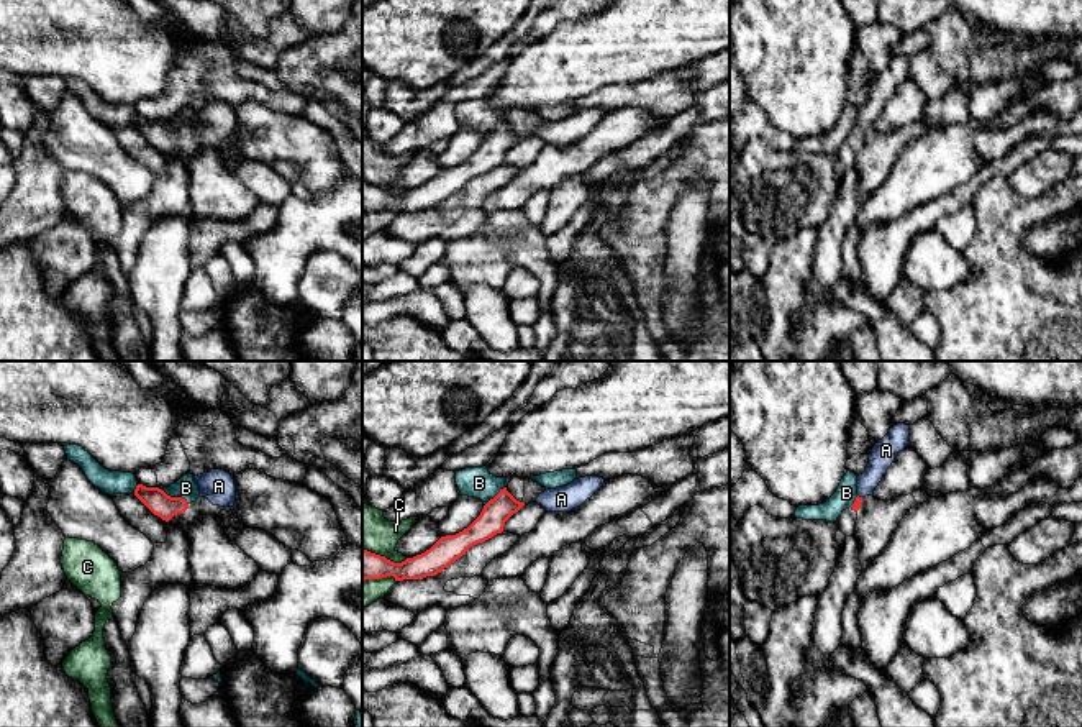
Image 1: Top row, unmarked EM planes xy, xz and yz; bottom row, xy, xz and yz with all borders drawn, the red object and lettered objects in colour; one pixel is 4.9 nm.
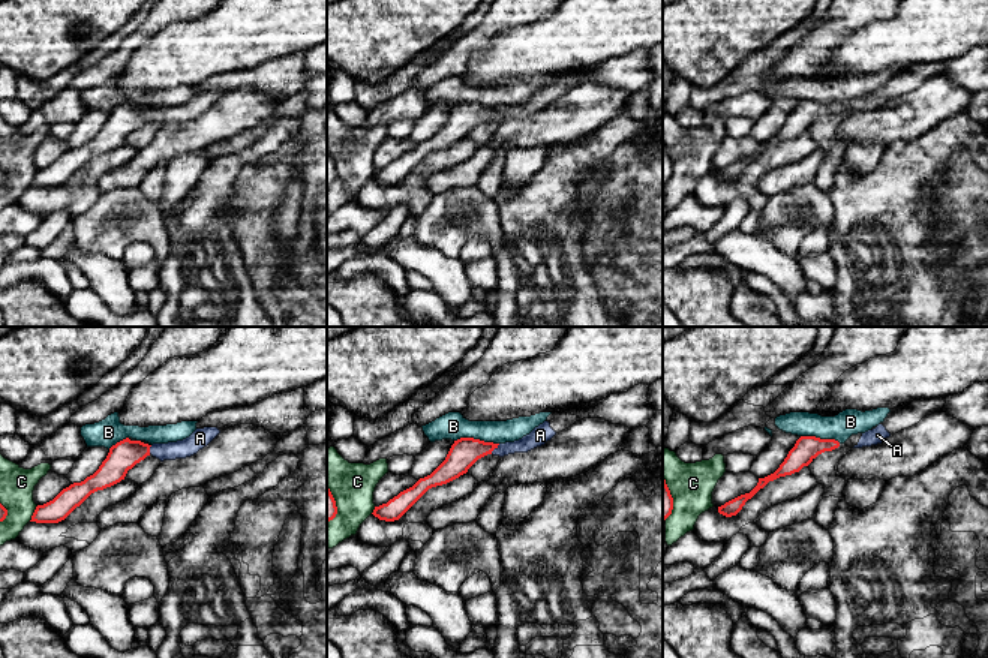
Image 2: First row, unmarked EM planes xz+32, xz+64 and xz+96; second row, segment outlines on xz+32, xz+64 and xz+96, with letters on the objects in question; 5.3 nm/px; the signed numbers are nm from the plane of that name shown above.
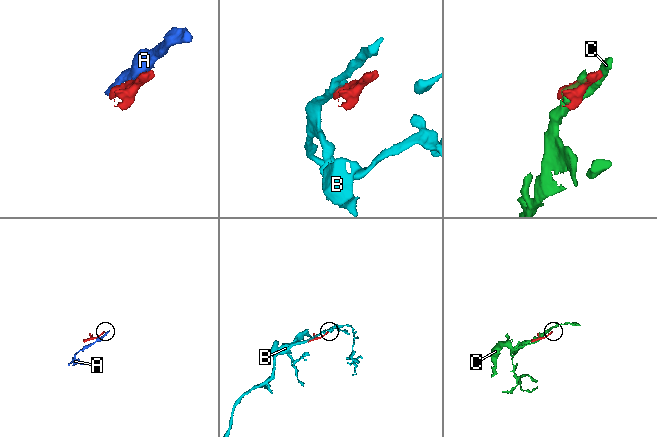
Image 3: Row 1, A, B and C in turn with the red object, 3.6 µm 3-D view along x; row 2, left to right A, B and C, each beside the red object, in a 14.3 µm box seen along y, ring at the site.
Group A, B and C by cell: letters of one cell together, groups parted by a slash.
A / B / C

